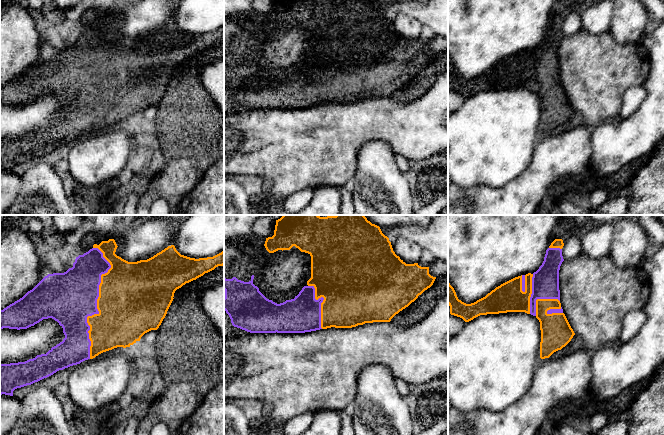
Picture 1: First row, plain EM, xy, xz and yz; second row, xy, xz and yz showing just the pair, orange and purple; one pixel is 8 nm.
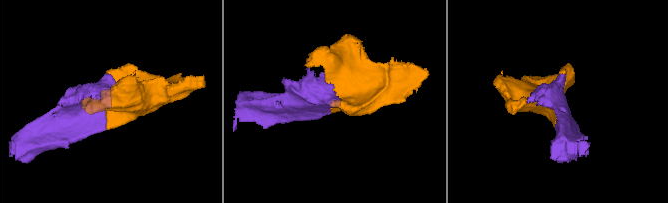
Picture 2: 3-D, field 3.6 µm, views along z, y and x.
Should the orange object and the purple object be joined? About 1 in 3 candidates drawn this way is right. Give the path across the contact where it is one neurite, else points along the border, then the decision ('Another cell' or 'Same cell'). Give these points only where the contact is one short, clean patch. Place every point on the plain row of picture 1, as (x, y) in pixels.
Same cell

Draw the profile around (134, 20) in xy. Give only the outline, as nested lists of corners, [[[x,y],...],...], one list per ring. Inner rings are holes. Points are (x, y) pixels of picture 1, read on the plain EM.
[[[81,0],[76,6],[63,11],[63,18],[67,25],[77,26],[79,22],[79,16],[89,8],[99,8],[106,11],[108,14],[103,15],[103,17],[108,17],[109,15],[114,15],[117,20],[117,25],[115,30],[128,38],[137,38],[140,36],[147,36],[157,29],[161,28],[168,22],[174,20],[177,3],[174,0],[140,0],[137,4],[132,2],[133,0]]]

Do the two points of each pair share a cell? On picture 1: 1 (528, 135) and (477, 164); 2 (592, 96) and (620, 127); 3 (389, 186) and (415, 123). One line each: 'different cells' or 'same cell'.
1: same cell
2: different cells
3: different cells

